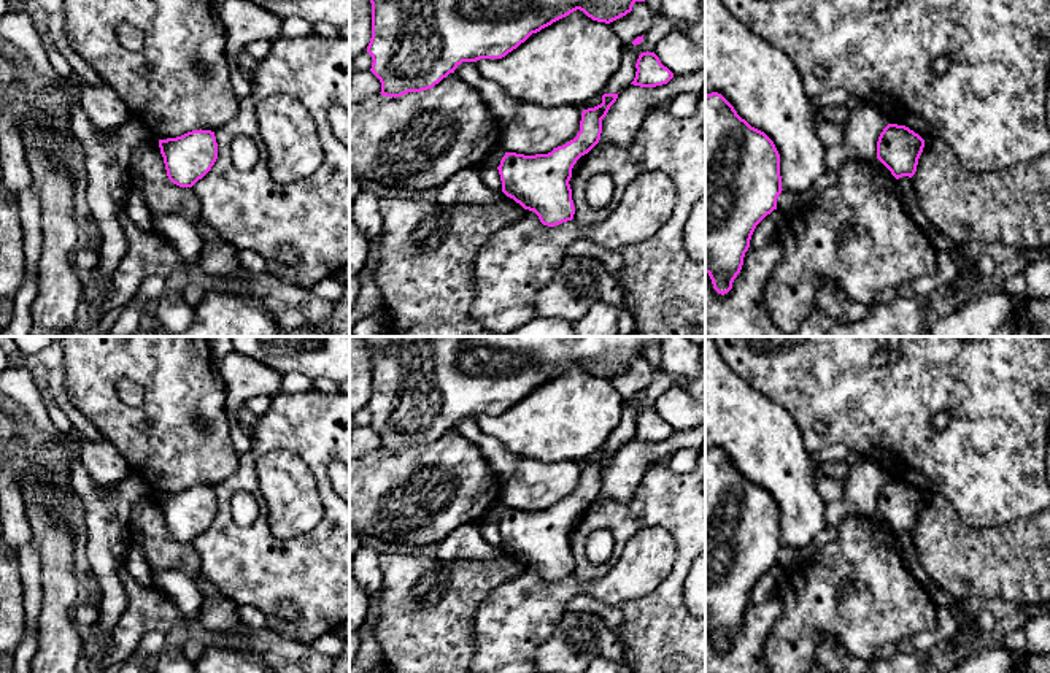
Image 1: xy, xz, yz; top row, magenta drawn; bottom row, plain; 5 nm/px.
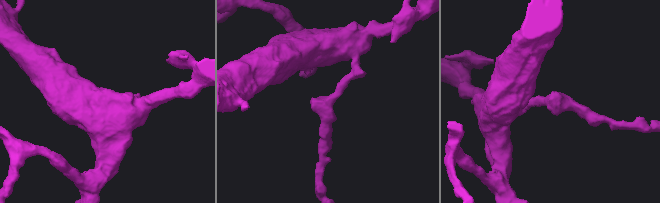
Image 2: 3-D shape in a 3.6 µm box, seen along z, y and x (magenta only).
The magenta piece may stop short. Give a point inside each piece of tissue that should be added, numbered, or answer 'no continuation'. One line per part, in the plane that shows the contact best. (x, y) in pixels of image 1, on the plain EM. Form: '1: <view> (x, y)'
no continuation

